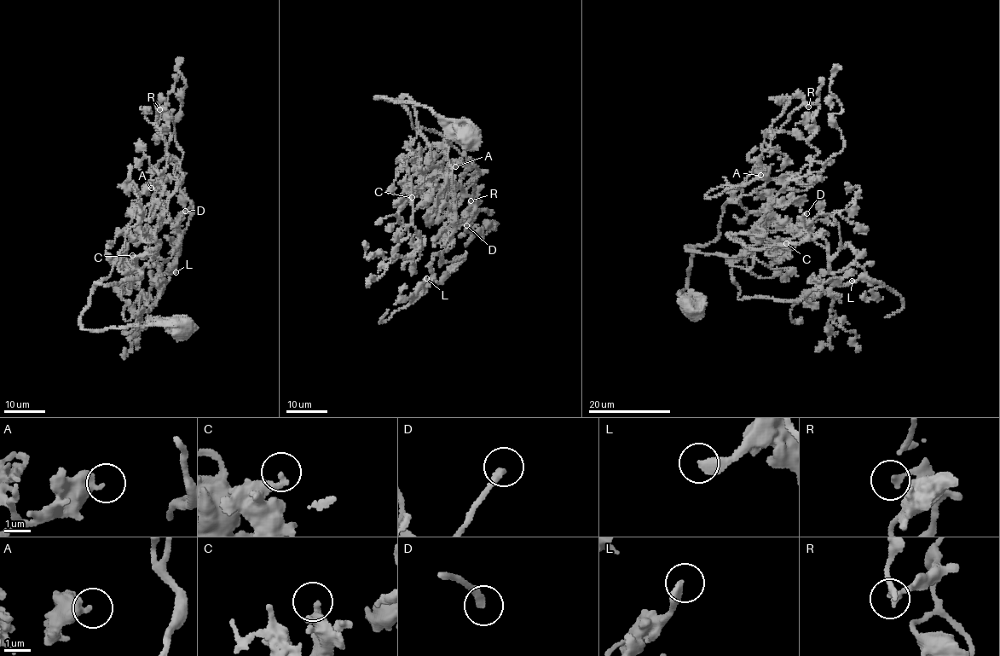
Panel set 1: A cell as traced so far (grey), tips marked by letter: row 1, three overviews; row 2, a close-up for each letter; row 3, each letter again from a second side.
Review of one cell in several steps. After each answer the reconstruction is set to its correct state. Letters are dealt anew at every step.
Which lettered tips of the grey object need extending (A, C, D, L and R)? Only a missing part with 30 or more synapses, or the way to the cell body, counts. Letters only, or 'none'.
D

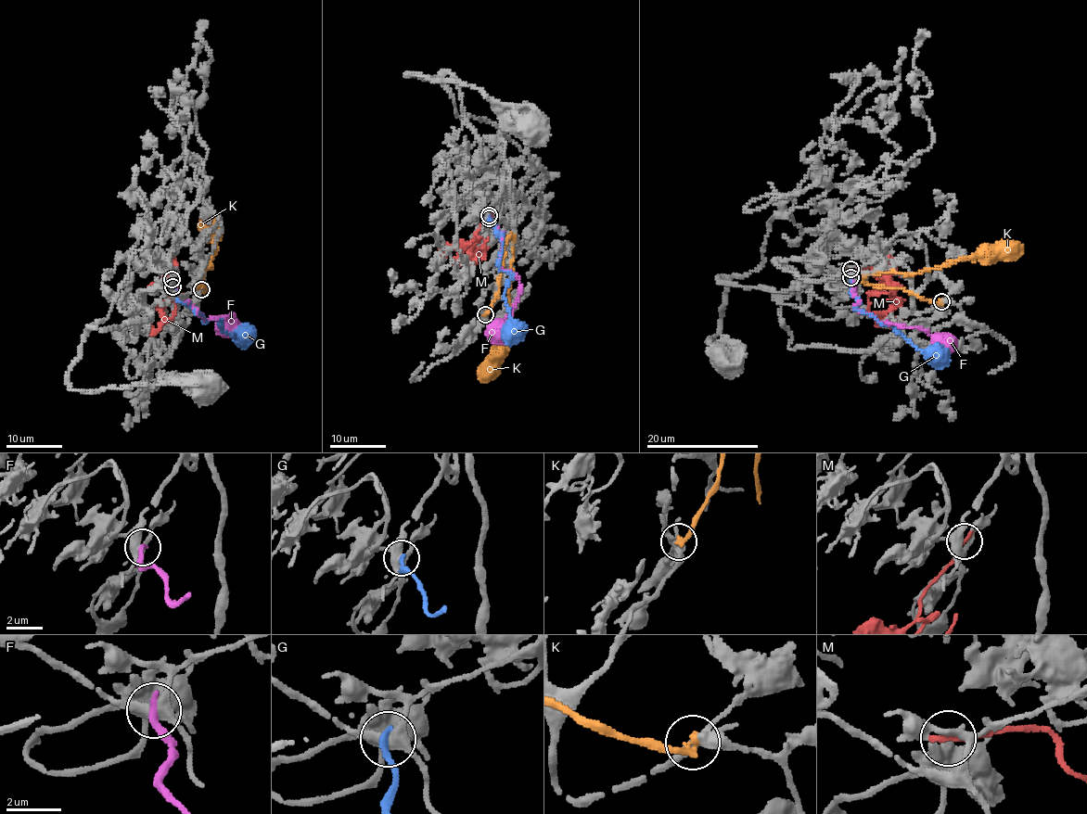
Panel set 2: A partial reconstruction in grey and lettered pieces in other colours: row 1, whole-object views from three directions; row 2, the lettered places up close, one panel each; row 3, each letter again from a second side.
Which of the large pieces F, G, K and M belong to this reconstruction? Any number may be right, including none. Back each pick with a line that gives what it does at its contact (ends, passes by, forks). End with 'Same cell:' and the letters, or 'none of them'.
M: It ends there
Same cell: M

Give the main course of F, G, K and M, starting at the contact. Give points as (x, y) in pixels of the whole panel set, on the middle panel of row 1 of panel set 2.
F: (490, 219), (489, 222), (502, 234), (500, 267), (508, 270), (519, 284), (513, 311), (492, 328), (492, 342)
G: (488, 217), (488, 222), (502, 237), (498, 267), (511, 277), (504, 298), (510, 313), (511, 334), (517, 342)
K: (485, 314), (496, 296), (505, 244), (510, 235), (509, 315), (494, 359), (482, 370), (483, 381)
M: (489, 216), (479, 230), (470, 249), (481, 238), (462, 248), (448, 247), (443, 253), (442, 264)

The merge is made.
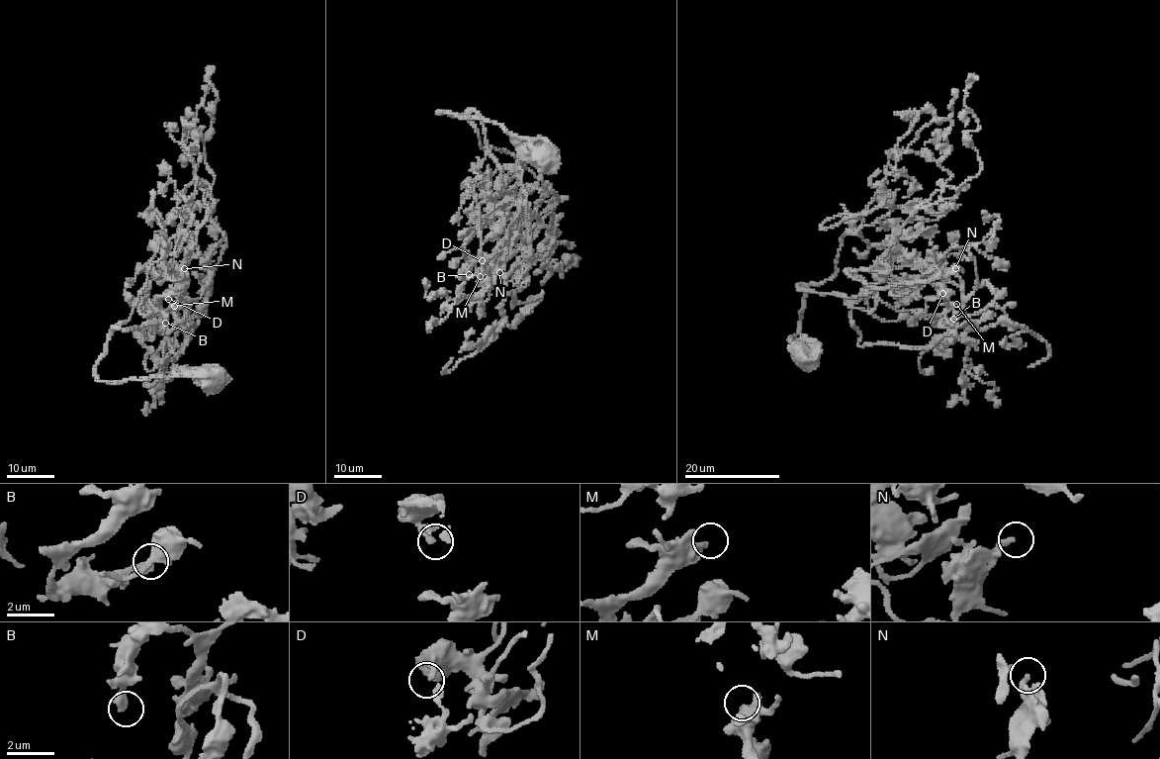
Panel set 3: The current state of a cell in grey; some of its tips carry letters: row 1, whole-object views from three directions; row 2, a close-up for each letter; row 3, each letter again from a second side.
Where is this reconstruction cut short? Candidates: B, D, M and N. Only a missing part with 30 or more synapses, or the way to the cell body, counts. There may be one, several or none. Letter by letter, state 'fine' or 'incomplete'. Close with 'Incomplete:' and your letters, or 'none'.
B: fine
D: fine
M: fine
N: fine
Incomplete: none

